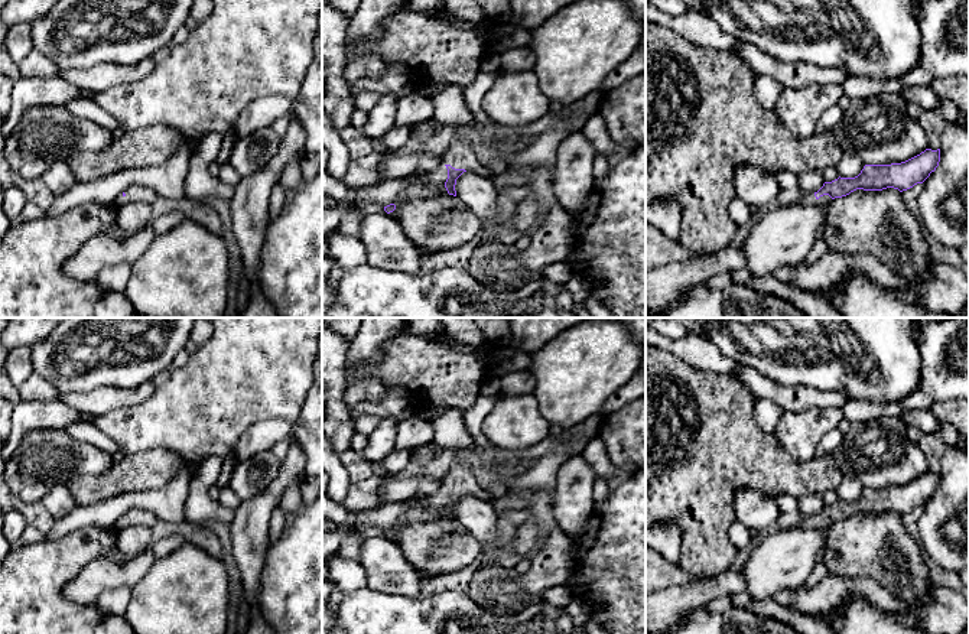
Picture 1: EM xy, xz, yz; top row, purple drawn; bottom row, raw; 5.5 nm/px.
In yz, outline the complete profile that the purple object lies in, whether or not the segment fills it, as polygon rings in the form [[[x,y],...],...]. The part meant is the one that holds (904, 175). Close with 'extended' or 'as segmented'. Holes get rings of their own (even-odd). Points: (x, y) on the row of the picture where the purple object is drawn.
[[[926,149],[920,155],[891,165],[865,165],[855,178],[838,178],[825,182],[817,192],[803,192],[796,205],[829,205],[832,199],[849,195],[856,189],[882,191],[887,188],[900,192],[923,183],[940,162],[940,149]]] | extended

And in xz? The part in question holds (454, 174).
[[[456,140],[442,155],[440,165],[417,178],[391,179],[380,182],[371,188],[354,189],[332,178],[325,168],[322,168],[322,195],[331,196],[335,202],[347,201],[355,204],[361,199],[368,199],[380,204],[387,214],[396,209],[394,202],[401,198],[403,192],[412,183],[422,183],[425,186],[446,188],[449,195],[456,196],[456,179],[466,170],[487,176],[487,169],[481,165],[478,146],[472,142]]] | extended

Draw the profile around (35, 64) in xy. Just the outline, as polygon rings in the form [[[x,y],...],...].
[[[33,49],[25,59],[17,64],[20,77],[30,78],[30,77],[56,77],[61,69],[59,66],[46,58],[39,51]]]

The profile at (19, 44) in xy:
[[[22,22],[9,29],[6,35],[6,49],[10,58],[19,64],[33,51],[32,23]]]

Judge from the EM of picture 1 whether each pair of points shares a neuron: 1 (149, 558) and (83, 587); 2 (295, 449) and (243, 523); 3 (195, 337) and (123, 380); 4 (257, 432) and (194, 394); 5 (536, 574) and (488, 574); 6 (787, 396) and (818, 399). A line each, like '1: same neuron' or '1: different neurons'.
1: same neuron
2: same neuron
3: different neurons
4: different neurons
5: same neuron
6: same neuron

